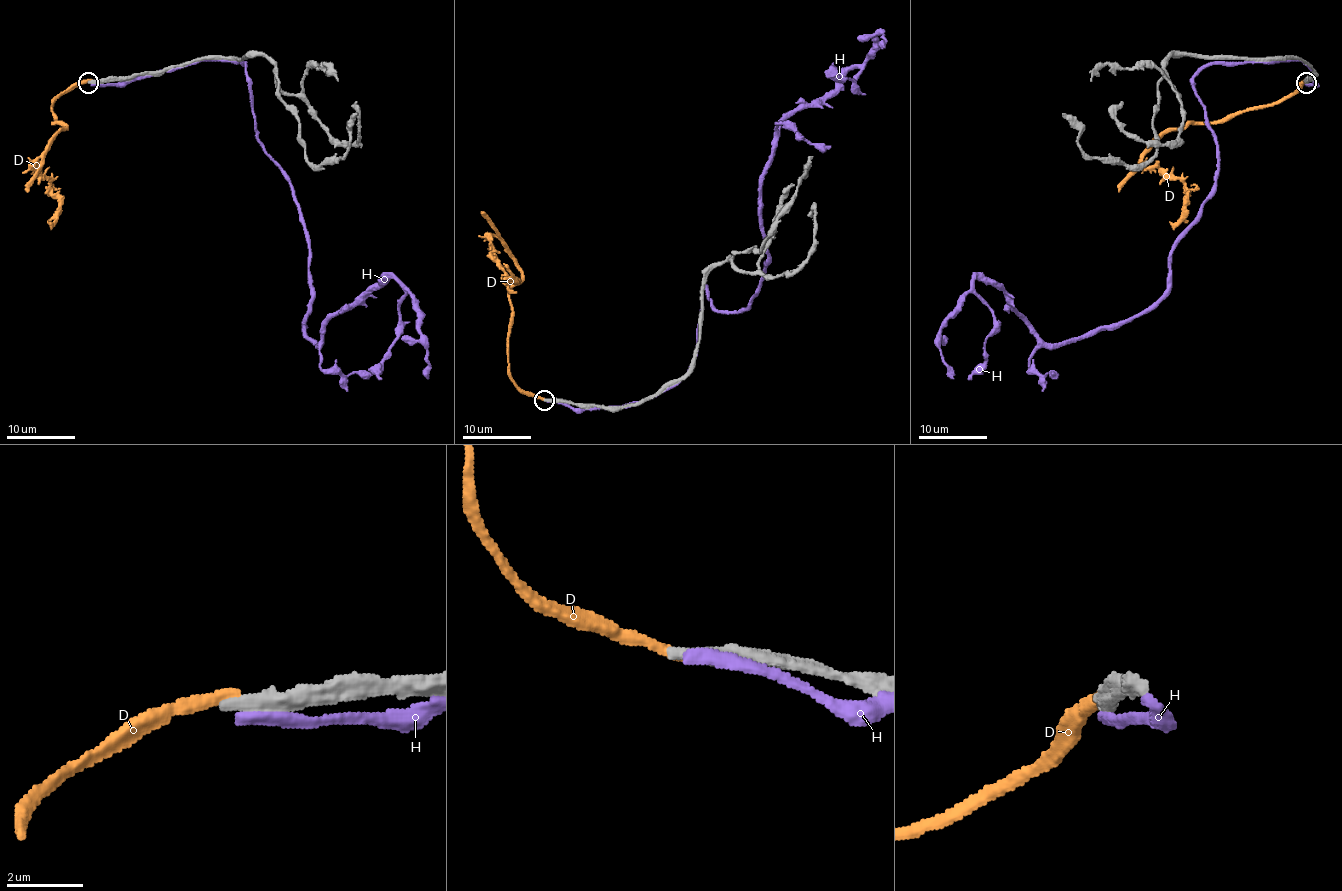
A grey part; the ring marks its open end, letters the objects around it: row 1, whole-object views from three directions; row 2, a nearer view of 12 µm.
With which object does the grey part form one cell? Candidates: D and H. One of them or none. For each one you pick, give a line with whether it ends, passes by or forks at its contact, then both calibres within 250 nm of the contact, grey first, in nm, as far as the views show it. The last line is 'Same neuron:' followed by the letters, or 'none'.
Same neuron: none

